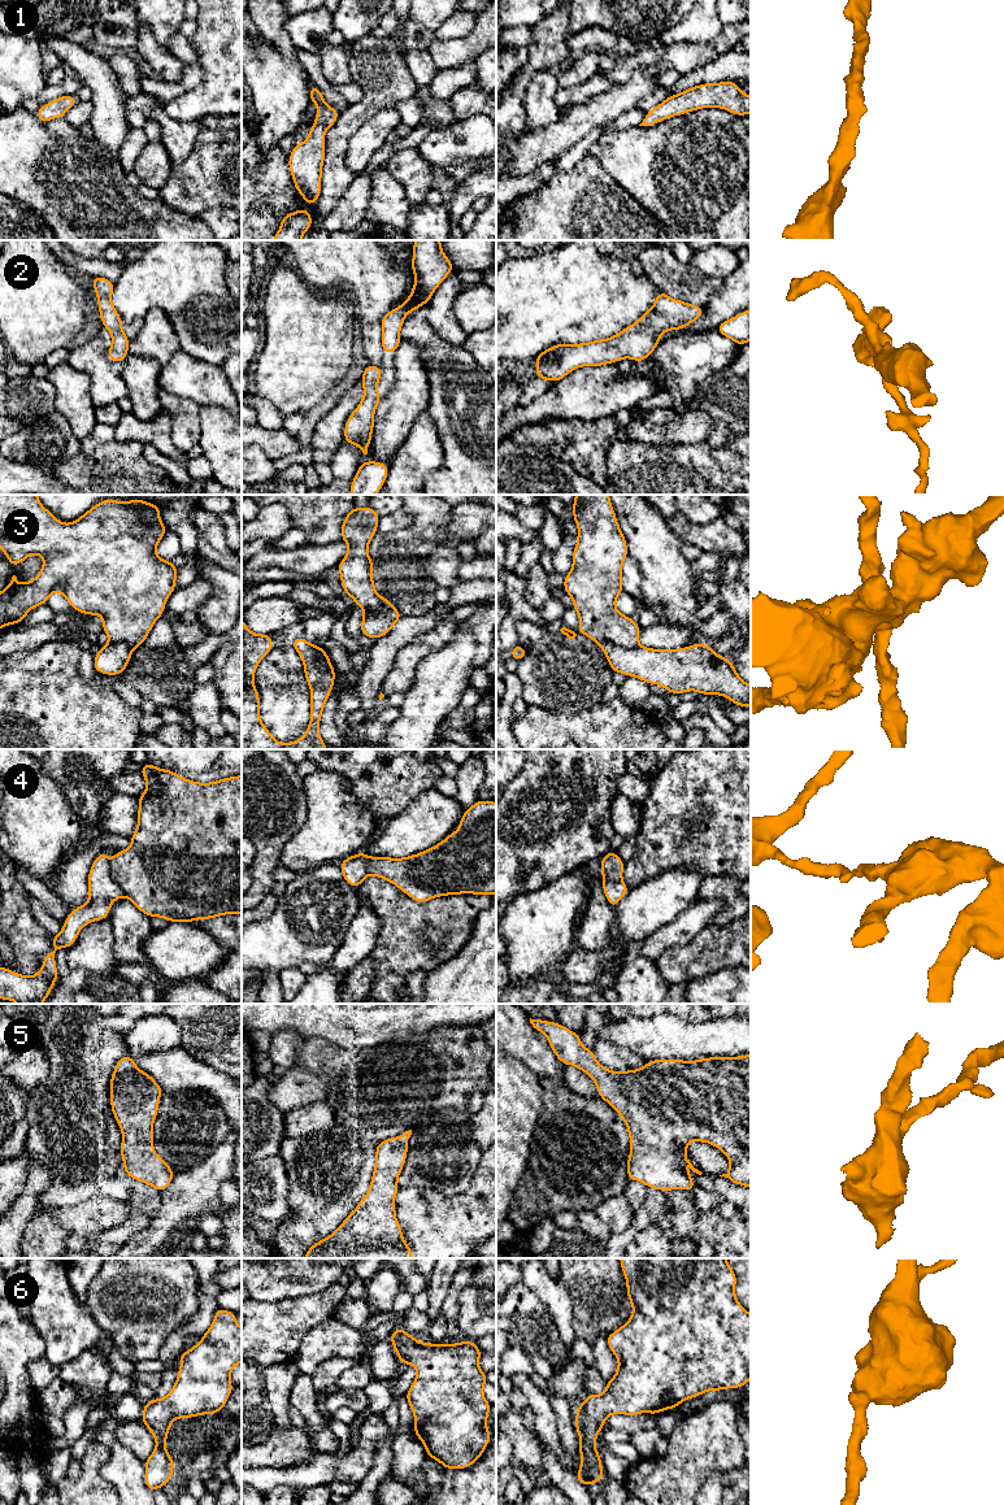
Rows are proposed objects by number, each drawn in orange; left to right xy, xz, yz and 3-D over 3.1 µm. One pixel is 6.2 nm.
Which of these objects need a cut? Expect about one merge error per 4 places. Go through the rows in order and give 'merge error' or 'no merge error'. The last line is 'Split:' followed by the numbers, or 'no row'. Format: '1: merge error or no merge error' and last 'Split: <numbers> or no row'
1: no merge error
2: no merge error
3: merge error
4: merge error
5: no merge error
6: no merge error
Split: 3, 4

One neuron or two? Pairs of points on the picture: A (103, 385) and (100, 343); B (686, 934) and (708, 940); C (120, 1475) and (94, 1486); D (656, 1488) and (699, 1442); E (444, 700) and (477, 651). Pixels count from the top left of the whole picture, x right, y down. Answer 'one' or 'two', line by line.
A: one
B: two
C: two
D: one
E: one

